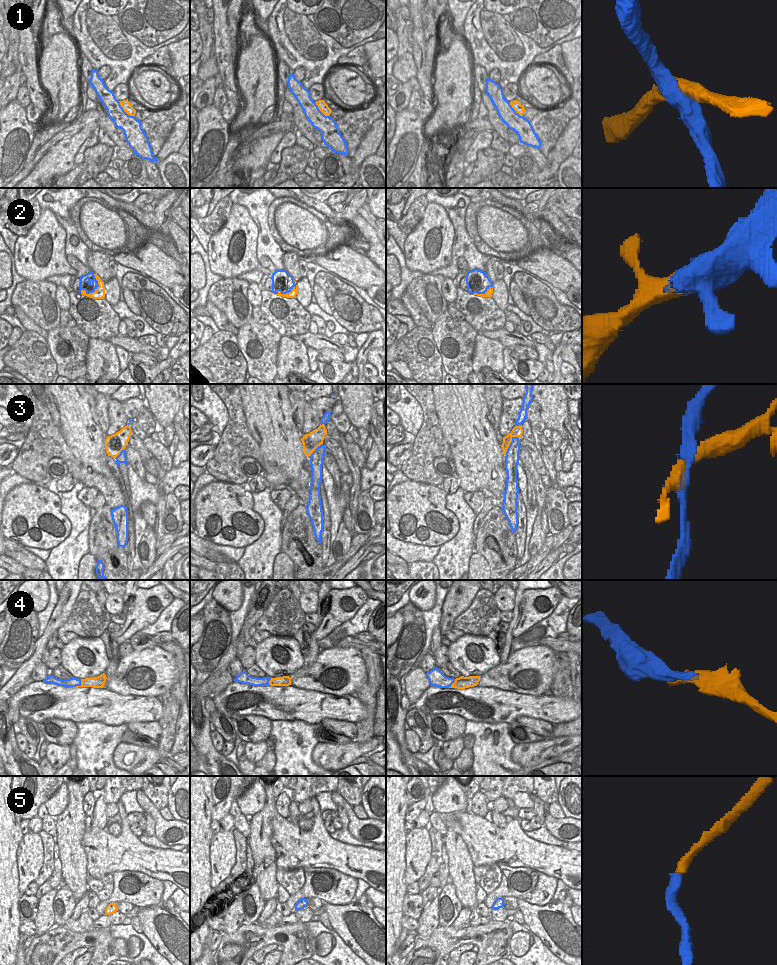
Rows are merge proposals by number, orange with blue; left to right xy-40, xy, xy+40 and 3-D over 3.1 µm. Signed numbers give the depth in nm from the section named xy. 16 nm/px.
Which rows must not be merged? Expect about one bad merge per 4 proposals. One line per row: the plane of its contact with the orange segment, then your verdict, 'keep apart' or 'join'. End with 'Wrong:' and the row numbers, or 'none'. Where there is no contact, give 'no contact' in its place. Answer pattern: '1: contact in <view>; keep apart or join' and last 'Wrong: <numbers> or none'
1: contact in xy-40; keep apart
2: contact in xy-40; join
3: contact in xy+40; keep apart
4: contact in xy-40; join
5: contact in xy; join
Wrong: 1, 3

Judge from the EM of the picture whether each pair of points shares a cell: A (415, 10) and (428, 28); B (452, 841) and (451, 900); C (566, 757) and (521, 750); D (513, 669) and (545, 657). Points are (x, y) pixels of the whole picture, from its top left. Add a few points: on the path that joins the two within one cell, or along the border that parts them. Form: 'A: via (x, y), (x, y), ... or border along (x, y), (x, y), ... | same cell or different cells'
A: border along (421, 10), (421, 24), (425, 42) | different cells
B: border along (452, 883), (461, 905) | different cells
C: border along (571, 749), (556, 756) | different cells
D: via (521, 669), (532, 668), (537, 663) | same cell

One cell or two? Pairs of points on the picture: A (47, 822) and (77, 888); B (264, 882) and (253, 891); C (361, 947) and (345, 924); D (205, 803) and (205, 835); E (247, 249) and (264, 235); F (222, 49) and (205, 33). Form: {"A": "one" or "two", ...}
{"A": "two", "B": "two", "C": "one", "D": "one", "E": "two", "F": "two"}

